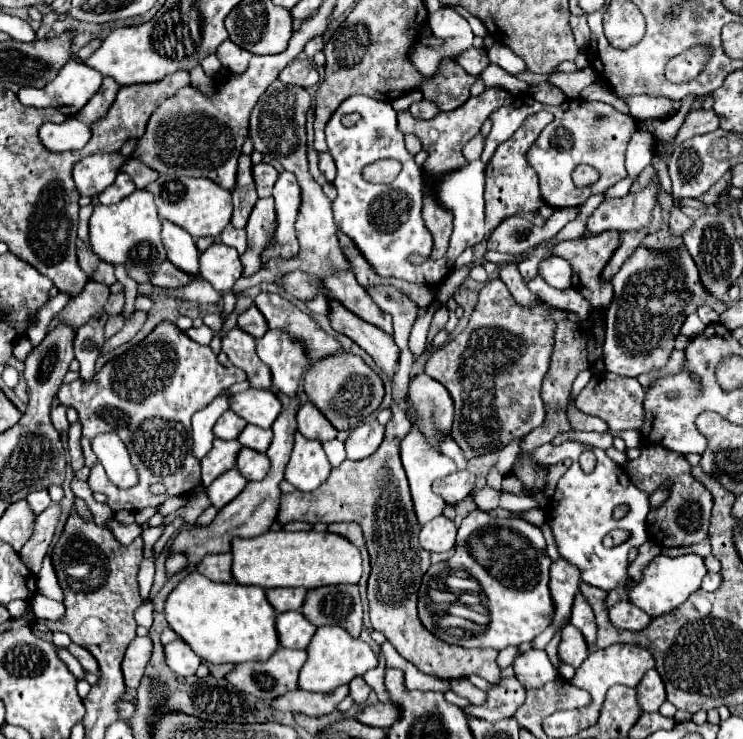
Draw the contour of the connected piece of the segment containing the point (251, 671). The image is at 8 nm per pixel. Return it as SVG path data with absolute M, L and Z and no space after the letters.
M278 648L266 662L238 664L226 678L238 690L270 702L286 692L298 690L298 672L306 656L306 650Z

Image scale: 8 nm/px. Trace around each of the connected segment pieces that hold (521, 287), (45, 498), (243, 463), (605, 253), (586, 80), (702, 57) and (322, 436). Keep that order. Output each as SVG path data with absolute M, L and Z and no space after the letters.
M508 264L504 268L500 268L500 278L502 282L508 286L508 290L512 292L512 296L522 304L522 306L534 306L538 302L538 298L528 290L522 274L518 272L516 264Z
M38 490L38 492L32 492L28 498L28 504L30 504L30 508L32 508L32 512L34 514L40 514L40 512L44 512L48 506L50 506L50 494L48 494L48 490Z
M242 448L240 454L238 454L236 466L238 466L238 470L242 472L242 476L246 480L262 480L270 470L270 460L262 452L254 452L250 448Z
M606 230L598 236L582 236L576 240L564 240L560 244L556 244L556 248L554 248L554 256L568 260L572 266L572 288L576 288L594 309L608 309L612 302L612 296L614 296L612 282L602 280L600 274L618 246L620 246L620 232Z
M584 68L584 70L578 70L578 72L572 72L572 74L564 74L564 72L556 72L556 74L550 74L550 82L568 96L568 98L578 98L578 94L582 92L582 88L590 86L594 80L598 78L598 74L592 70L592 68Z
M694 44L690 50L674 56L666 66L666 78L673 83L687 82L699 73L710 58L710 46Z
M306 402L300 406L296 420L298 420L298 430L302 432L302 436L310 440L328 442L328 440L334 440L338 434L338 430L322 416L322 412L318 412L318 408L314 408L312 402Z

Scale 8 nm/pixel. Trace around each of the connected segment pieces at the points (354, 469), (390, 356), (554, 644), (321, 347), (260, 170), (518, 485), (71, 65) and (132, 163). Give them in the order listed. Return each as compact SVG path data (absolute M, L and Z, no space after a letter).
M398 404L390 406L394 416L386 424L386 436L374 456L366 460L344 460L338 468L332 468L330 478L314 492L292 492L284 494L280 502L278 522L288 524L296 520L306 520L312 524L324 522L358 522L362 524L366 546L370 552L372 574L368 580L368 600L370 600L370 620L372 628L380 630L396 652L412 662L420 672L430 676L450 676L442 680L468 678L472 674L484 678L486 682L496 682L500 678L500 668L496 664L496 650L466 650L450 646L434 638L418 620L416 598L422 576L430 568L430 552L424 552L418 544L420 524L414 514L408 480L400 462L400 442L412 430L410 420Z
M328 300L328 320L332 328L340 334L346 334L352 338L360 348L364 348L372 360L388 374L394 376L396 366L398 366L398 346L390 334L384 330L364 322L362 318L354 316L348 308L342 308L338 300Z
M560 632L552 638L552 640L548 643L548 645L545 648L546 653L548 654L551 662L556 667L556 669L559 669L559 660L558 660L558 646L560 643Z
M260 292L254 298L254 304L264 314L270 328L286 330L294 338L298 338L306 344L310 362L316 362L324 356L330 356L330 354L336 354L342 350L334 336L330 336L322 328L318 328L318 324L308 314L298 310L290 300L282 298L280 294Z
M256 164L254 166L254 180L256 180L256 190L260 198L272 196L272 188L278 180L278 170L272 164Z
M506 476L504 480L502 480L502 490L506 490L506 492L512 492L512 494L524 494L524 488L522 488L522 482L518 480L518 478L514 478L514 476Z
M70 60L62 72L44 88L20 88L18 100L26 106L36 108L72 108L72 112L80 112L90 96L98 92L102 84L102 74L84 62Z
M128 160L124 166L122 166L122 172L130 174L136 188L146 188L150 182L154 182L160 174L154 172L152 168L148 168L146 164L142 164L140 160Z

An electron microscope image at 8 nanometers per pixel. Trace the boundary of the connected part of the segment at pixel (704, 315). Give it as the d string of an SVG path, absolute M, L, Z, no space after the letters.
M700 304L698 310L696 310L696 314L700 316L700 320L702 320L704 324L714 324L714 322L718 322L718 312L714 312L708 304Z

